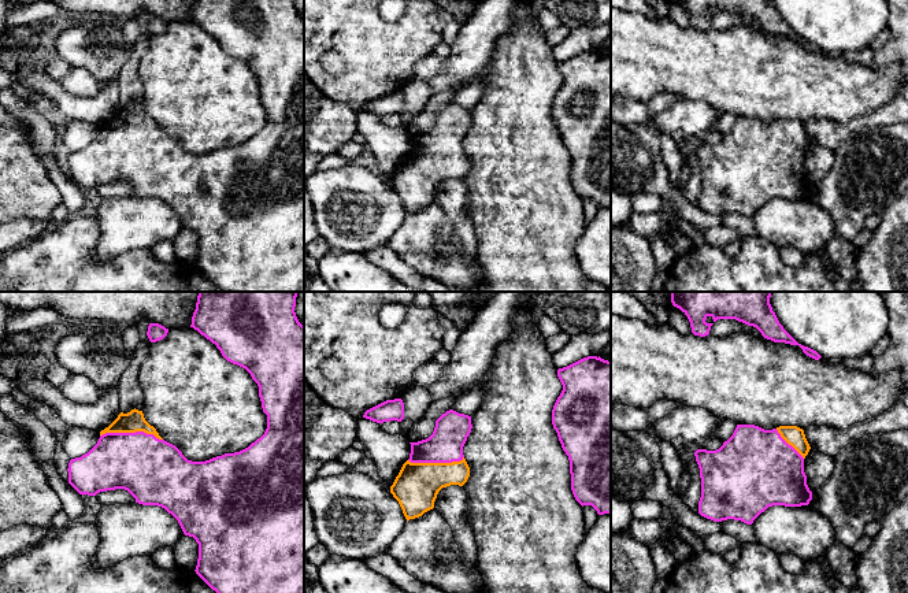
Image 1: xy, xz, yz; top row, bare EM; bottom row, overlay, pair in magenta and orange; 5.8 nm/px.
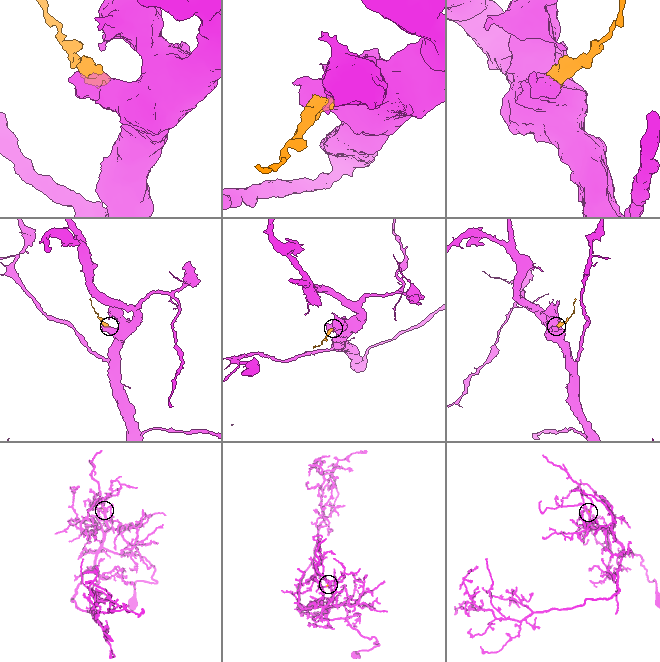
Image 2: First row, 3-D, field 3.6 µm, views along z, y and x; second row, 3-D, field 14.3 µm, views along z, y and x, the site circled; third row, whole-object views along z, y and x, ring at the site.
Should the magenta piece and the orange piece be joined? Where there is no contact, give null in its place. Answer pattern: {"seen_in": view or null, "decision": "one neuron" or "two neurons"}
{"seen_in": "xy", "decision": "one neuron"}

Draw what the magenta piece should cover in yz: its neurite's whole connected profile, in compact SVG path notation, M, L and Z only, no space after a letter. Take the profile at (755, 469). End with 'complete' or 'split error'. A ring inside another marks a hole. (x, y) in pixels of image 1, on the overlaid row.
M737 425L719 449L694 452L701 478L698 514L714 522L734 519L752 525L768 507L808 505L812 492L807 485L804 459L809 449L804 430L797 426L764 430L755 425Z; split error

